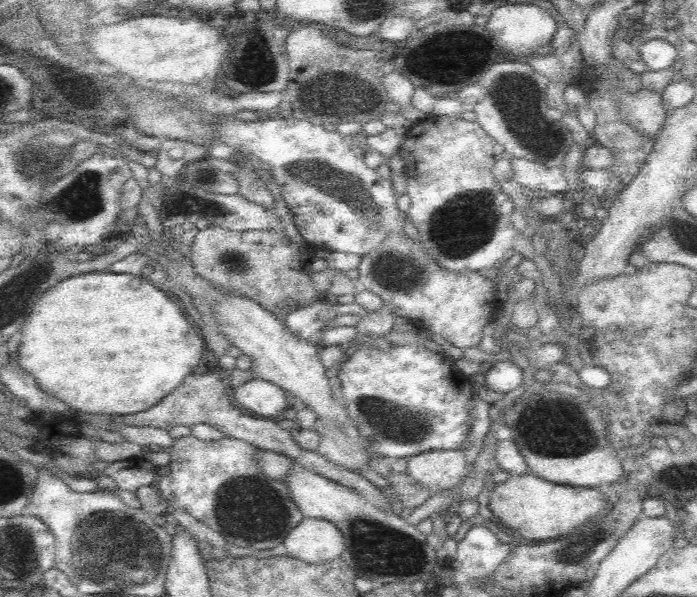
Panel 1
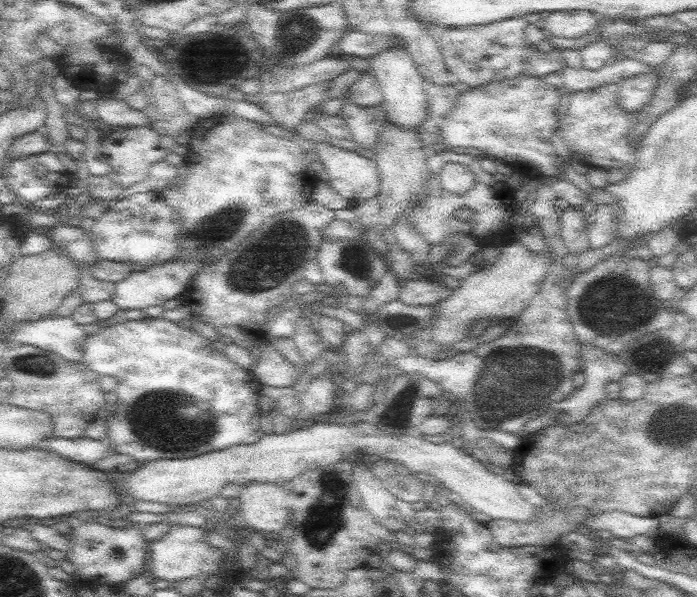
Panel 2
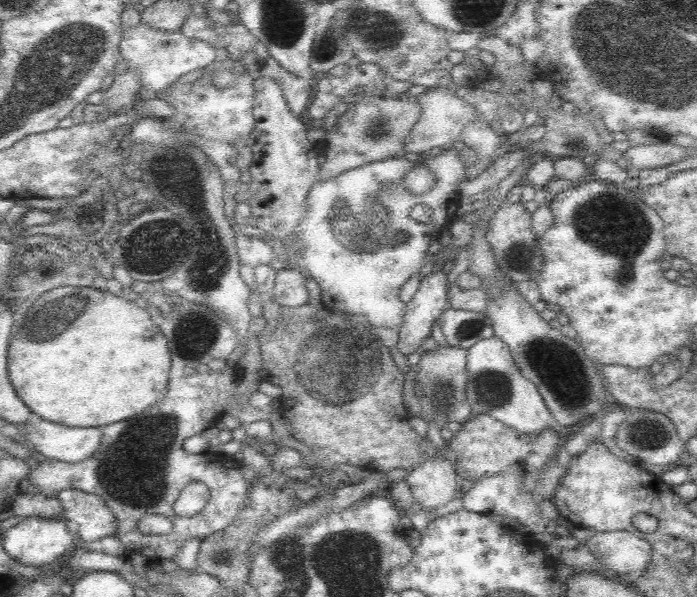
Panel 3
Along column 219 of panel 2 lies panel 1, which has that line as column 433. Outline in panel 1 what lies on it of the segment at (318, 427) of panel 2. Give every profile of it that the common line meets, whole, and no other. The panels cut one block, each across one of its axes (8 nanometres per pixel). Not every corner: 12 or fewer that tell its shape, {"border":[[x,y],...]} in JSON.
{"border":[[462,450],[407,460],[406,474],[432,494],[467,477]]}

